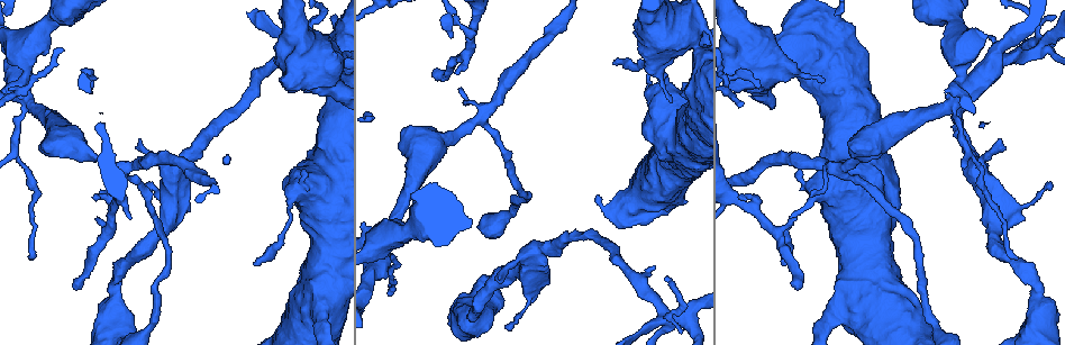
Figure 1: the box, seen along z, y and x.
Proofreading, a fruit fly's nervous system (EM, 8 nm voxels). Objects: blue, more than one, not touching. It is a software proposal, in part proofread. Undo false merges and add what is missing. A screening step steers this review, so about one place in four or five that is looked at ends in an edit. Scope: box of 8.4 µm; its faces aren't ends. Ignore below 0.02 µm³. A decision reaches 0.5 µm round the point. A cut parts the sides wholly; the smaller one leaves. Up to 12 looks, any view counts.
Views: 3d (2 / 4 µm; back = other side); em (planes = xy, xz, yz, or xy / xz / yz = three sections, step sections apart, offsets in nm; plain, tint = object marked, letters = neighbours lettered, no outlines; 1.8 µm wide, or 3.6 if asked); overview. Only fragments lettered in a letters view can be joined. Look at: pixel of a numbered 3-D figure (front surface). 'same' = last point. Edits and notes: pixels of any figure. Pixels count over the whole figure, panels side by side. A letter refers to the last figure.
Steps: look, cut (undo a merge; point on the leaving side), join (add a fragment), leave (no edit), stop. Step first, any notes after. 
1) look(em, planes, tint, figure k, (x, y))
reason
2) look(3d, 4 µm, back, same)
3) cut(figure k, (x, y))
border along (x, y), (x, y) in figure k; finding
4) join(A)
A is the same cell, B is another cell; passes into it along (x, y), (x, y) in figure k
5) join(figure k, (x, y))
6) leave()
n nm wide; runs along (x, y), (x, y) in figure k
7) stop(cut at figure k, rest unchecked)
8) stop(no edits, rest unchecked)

look(em, planes, tint, figure 1, (1042, 49))
sudden change in width

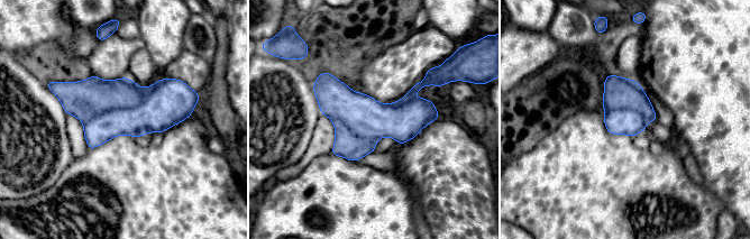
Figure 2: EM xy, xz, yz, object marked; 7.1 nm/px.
look(em, planes, letters, same)
what lies round it

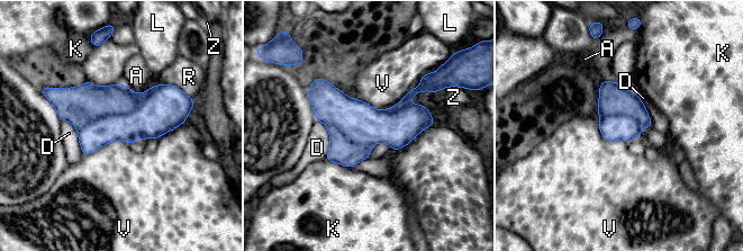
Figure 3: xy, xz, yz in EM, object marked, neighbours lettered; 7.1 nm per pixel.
cut(figure 3, (80, 105))
340 nm wide; A, D, K, L, R, V and Z are other cells; border along (142, 95), (133, 110), (78, 128) in figure 3; two neurons meet here

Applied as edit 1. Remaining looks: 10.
look(em, 3.6 µm, xz, step 16, tint, figure 1, (967, 90))
looks like a crossing

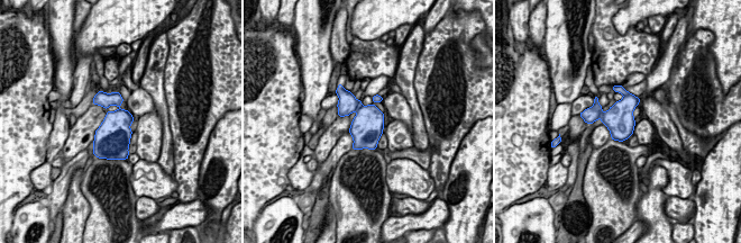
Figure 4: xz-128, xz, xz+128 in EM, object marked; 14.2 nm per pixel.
look(em, 3.6 µm, yz, step 4, letters, same)

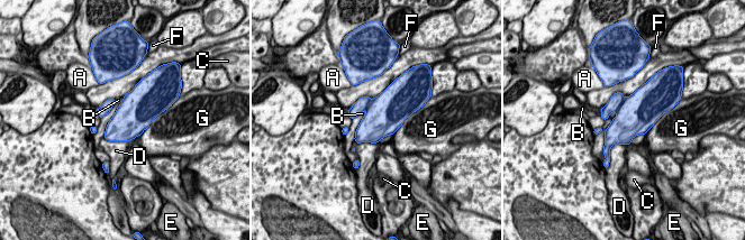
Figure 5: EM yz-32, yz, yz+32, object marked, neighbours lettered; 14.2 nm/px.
cut(figure 5, (634, 116))
G touches over 500 nm; A, B, C, D, E, F and G are other cells; border along (625, 98), (617, 111) in figure 5; a second neuron is stuck on

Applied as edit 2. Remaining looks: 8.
look(em, planes, letters, figure 1, (740, 197))

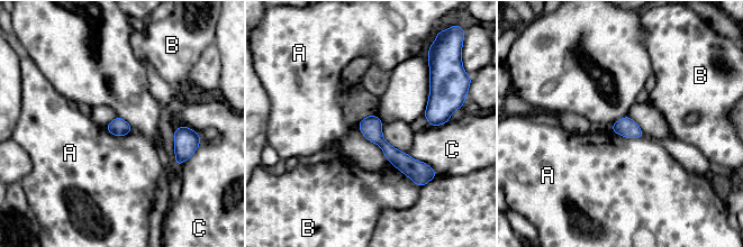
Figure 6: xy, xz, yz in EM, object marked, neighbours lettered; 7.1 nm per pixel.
leave()
130 nm wide; A, B and C are other cells; border along (610, 127), (623, 136), (642, 137) in figure 6; no lettered fragment goes on from it

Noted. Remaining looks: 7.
look(3d, 2 µm, back, figure 1, (800, 288))
branch stops here

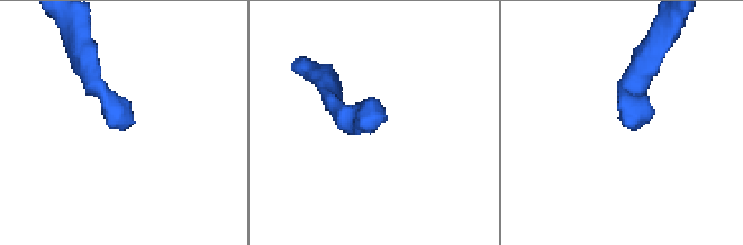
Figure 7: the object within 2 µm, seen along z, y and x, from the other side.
look(em, planes, letters, figure 7, (387, 115))
need the tissue

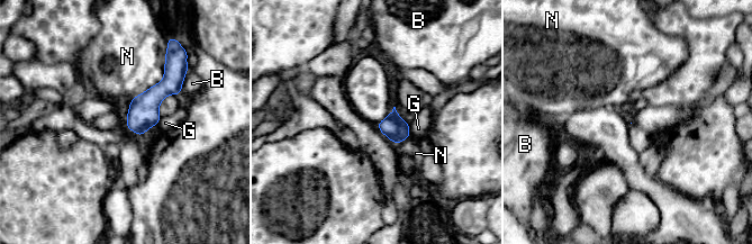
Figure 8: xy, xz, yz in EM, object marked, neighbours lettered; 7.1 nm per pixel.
leave()
B, G and N are other cells; border along (165, 56), (164, 77), (129, 101) in figure 8; none of them fits

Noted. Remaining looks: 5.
look(3d, 2 µm, figure 1, (303, 169))
stops while still wide

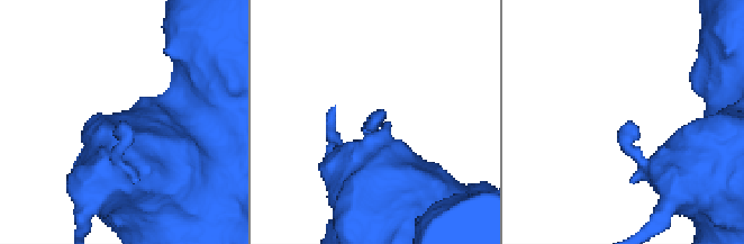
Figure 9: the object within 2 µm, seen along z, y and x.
look(em, planes, tint, figure 9, (121, 122))
now the EM

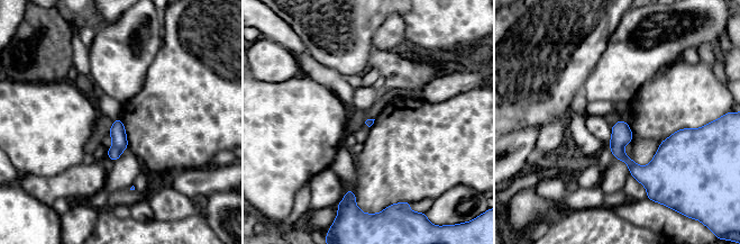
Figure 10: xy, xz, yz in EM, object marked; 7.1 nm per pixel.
look(em, planes, letters, same)

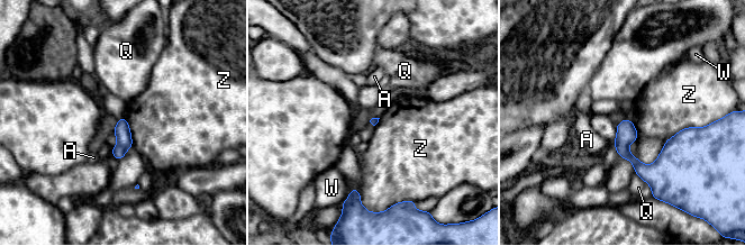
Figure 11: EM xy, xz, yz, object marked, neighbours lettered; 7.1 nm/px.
leave()
A, Q, W and Z are other cells; no lettered fragment goes on from it

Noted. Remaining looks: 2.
stop(cut at figure 3, cut at figure 5, rest unchecked)

